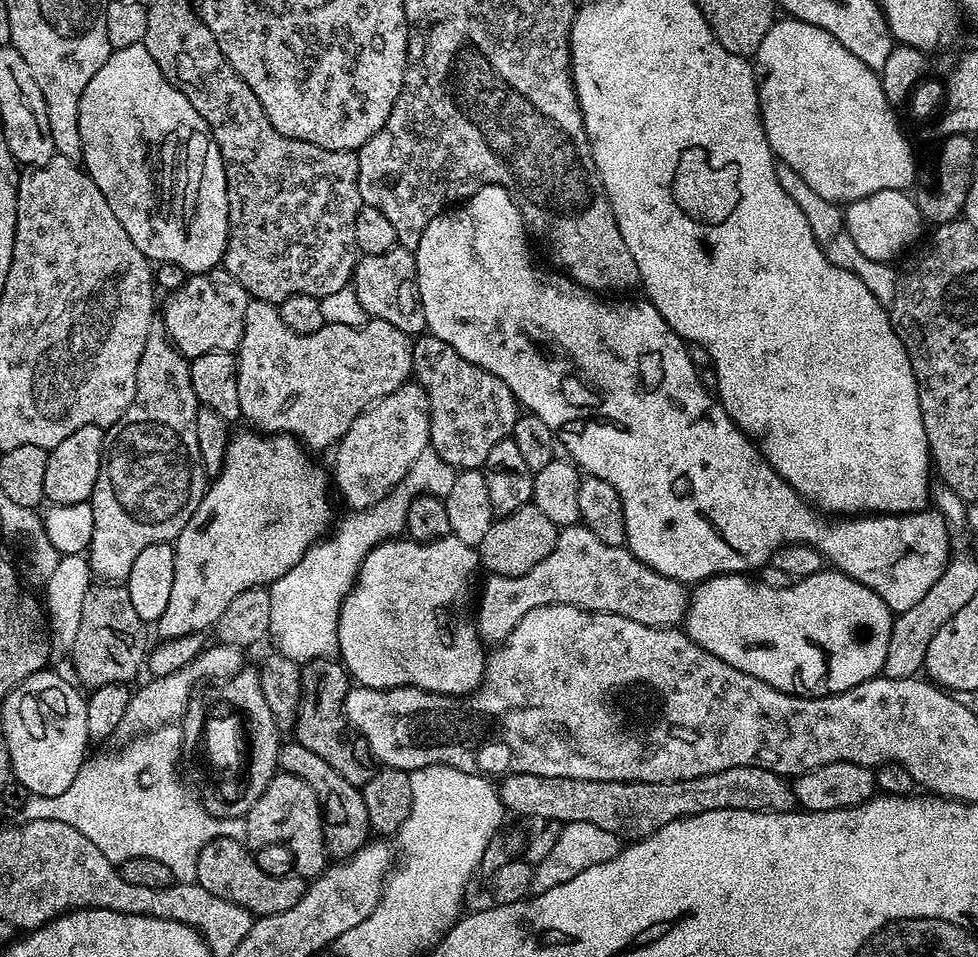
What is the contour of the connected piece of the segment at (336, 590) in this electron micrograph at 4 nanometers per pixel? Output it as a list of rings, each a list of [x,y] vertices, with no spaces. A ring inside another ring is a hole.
[[[426,450],[418,454],[418,462],[406,470],[404,477],[396,483],[392,490],[385,494],[374,506],[362,508],[351,513],[348,524],[344,524],[336,532],[333,540],[321,539],[309,548],[307,554],[292,567],[289,572],[282,574],[282,578],[272,581],[270,591],[270,640],[273,640],[275,651],[281,652],[286,658],[297,662],[309,662],[327,657],[337,651],[336,631],[338,630],[338,618],[340,607],[344,604],[344,598],[348,595],[352,585],[356,582],[356,573],[360,571],[360,563],[370,554],[372,548],[399,537],[406,529],[406,514],[410,506],[418,496],[445,497],[450,494],[454,486],[457,469],[447,464],[437,452]]]

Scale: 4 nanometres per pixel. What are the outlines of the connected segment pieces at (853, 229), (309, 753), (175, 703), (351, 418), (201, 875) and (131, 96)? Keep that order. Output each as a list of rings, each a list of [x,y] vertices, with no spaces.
[[[895,188],[894,190],[878,190],[878,194],[870,194],[866,198],[856,200],[847,205],[843,213],[843,227],[854,238],[854,244],[862,254],[871,260],[885,262],[895,261],[899,252],[904,252],[920,236],[922,217],[920,207],[907,191]]]
[[[298,742],[291,743],[281,743],[279,767],[285,772],[293,772],[308,783],[310,790],[314,790],[320,803],[320,811],[324,814],[324,851],[333,861],[346,860],[370,840],[362,791],[357,785],[346,782],[346,778],[342,778],[342,774],[338,774],[338,770],[334,770],[334,766],[326,762],[326,758],[318,758],[314,750],[306,750],[306,746]]]
[[[227,646],[215,647],[205,647],[200,655],[194,657],[184,668],[170,673],[169,676],[149,679],[149,684],[145,688],[135,689],[132,692],[132,708],[126,706],[128,721],[124,726],[131,731],[148,732],[168,724],[168,716],[175,716],[177,720],[180,720],[188,708],[188,699],[192,696],[192,684],[198,683],[199,680],[222,680],[224,682],[241,670],[241,649]]]
[[[249,299],[236,365],[240,415],[261,433],[291,434],[309,449],[331,449],[374,401],[409,383],[413,375],[413,343],[409,333],[375,318],[354,326],[325,323],[317,332],[303,336],[285,326],[277,305],[266,300]]]
[[[221,836],[217,840],[210,840],[196,856],[196,883],[202,886],[202,890],[210,890],[210,894],[242,906],[256,918],[290,910],[290,906],[294,906],[304,896],[305,877],[295,874],[275,876],[267,872],[251,854],[241,841]]]
[[[143,43],[115,49],[102,66],[102,70],[98,70],[98,74],[94,74],[94,78],[90,78],[90,82],[82,94],[82,102],[78,106],[78,130],[82,134],[82,150],[84,151],[82,167],[84,171],[88,173],[94,186],[98,186],[98,190],[102,190],[102,198],[106,198],[106,202],[110,202],[110,210],[114,210],[114,218],[118,218],[118,222],[122,222],[122,230],[126,230],[126,234],[130,234],[130,242],[134,242],[134,246],[138,246],[138,250],[142,250],[142,254],[147,256],[149,261],[176,264],[188,274],[207,272],[209,268],[215,268],[223,261],[224,251],[228,245],[228,179],[220,148],[216,145],[216,139],[213,138],[202,114],[198,114],[198,110],[194,110],[194,106],[190,106],[188,99],[165,78],[162,70],[158,70],[158,62],[154,62],[154,58],[150,58]]]

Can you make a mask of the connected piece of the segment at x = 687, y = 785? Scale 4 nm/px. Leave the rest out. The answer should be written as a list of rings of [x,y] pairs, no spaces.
[[[756,765],[734,766],[718,774],[678,782],[647,784],[637,780],[571,780],[557,776],[535,776],[509,771],[499,781],[500,800],[509,813],[540,816],[541,821],[594,822],[602,830],[622,834],[628,842],[642,840],[662,826],[683,816],[697,816],[710,810],[750,810],[751,812],[791,812],[797,807],[789,781],[776,772]]]

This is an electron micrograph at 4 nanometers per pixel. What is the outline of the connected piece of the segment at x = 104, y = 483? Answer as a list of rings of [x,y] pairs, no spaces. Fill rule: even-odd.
[[[153,323],[138,362],[134,398],[116,423],[107,429],[98,482],[94,482],[92,491],[90,503],[94,514],[94,534],[86,549],[86,559],[91,575],[97,581],[127,581],[134,558],[138,558],[146,546],[175,541],[204,497],[206,473],[200,463],[198,446],[198,410],[202,405],[194,394],[189,363],[189,357],[183,356],[166,335],[163,323]]]

